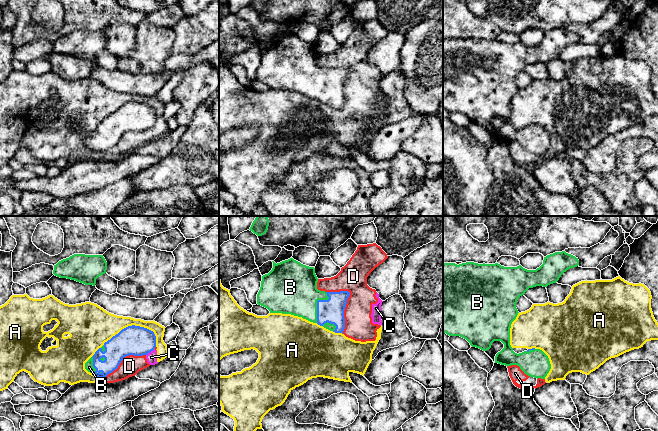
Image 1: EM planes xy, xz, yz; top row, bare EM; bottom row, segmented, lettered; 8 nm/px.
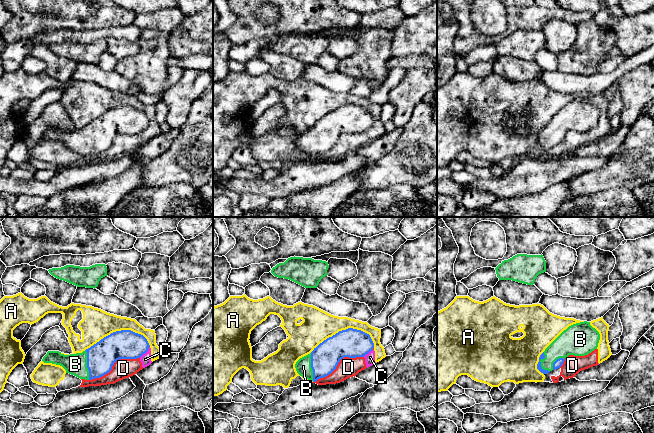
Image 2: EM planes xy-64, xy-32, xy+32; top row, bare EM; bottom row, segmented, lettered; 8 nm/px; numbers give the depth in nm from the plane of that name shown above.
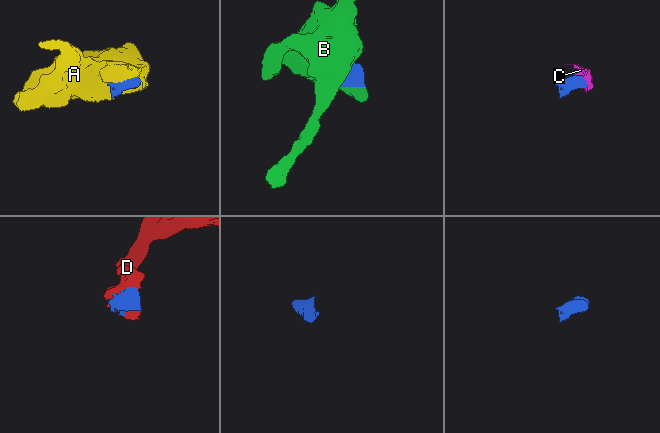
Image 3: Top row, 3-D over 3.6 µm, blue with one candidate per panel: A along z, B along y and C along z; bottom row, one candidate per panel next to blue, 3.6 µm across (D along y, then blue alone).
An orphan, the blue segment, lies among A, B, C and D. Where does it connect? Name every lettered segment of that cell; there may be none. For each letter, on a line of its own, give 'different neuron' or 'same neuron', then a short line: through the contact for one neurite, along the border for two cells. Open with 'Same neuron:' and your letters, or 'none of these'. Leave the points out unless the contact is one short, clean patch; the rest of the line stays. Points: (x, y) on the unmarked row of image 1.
Same neuron: B
A: different neuron
B: same neuron
C: different neuron; line xy (154, 124), (146, 131)
D: different neuron

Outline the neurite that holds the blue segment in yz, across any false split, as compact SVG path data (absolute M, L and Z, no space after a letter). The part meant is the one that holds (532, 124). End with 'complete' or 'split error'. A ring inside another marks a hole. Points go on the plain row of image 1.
M565 27L547 31L536 46L527 46L521 41L504 43L498 39L466 38L457 41L443 38L443 108L460 112L472 123L483 127L489 126L494 117L501 117L504 124L496 130L495 139L507 143L517 141L526 151L545 155L551 140L542 126L532 124L517 130L510 121L511 100L519 89L516 79L529 64L556 59L564 48L578 41L578 34Z; split error

